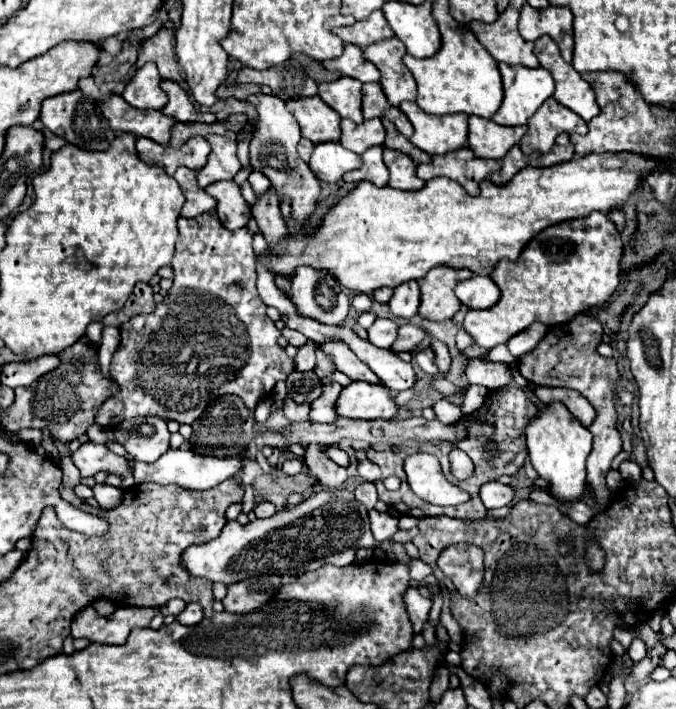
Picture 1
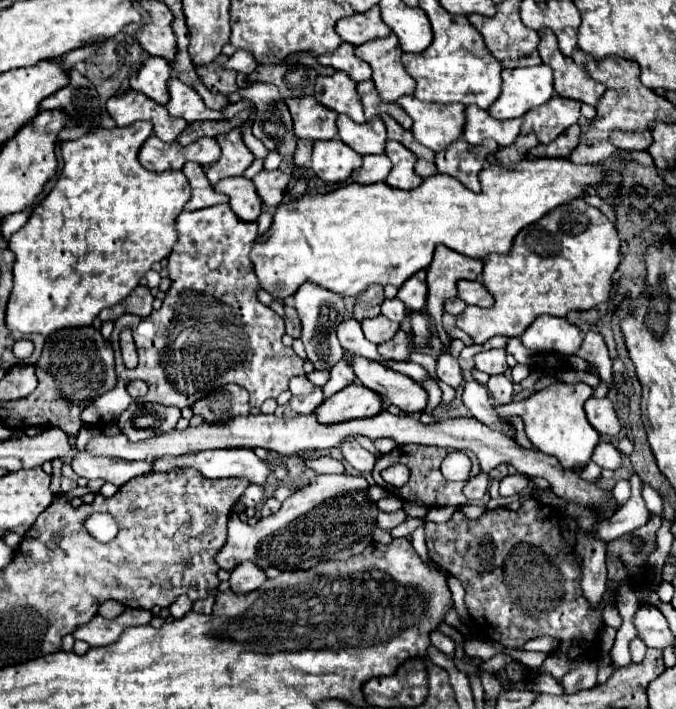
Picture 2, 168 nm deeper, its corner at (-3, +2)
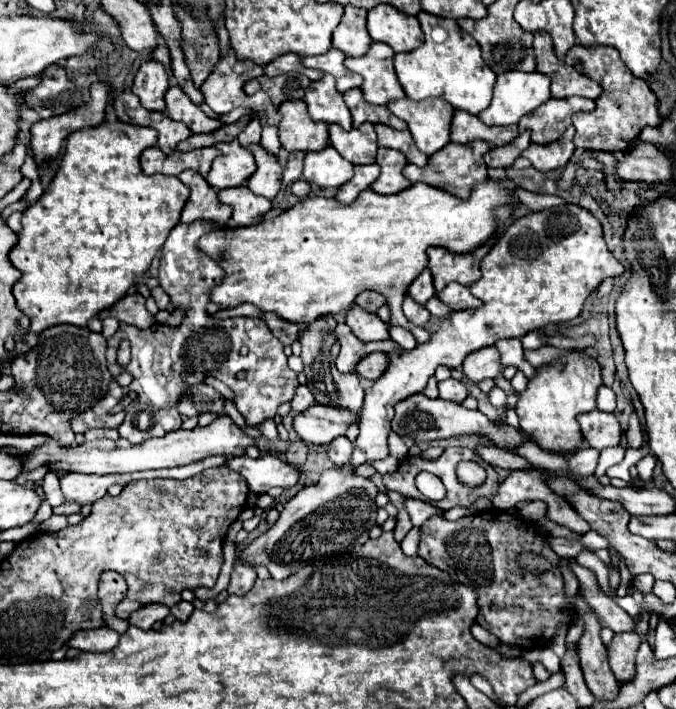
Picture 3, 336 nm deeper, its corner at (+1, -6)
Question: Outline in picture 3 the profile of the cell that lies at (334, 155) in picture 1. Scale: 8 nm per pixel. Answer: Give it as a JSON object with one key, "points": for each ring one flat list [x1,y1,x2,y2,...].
{"points":[[333,146,321,152,307,152,303,164,303,178,321,188,339,188,353,178,353,164,345,162]]}

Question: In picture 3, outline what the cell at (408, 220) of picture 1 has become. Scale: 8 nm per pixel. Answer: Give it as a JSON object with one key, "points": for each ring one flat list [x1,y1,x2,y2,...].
{"points":[[491,178,475,184,469,200,459,200,451,196,449,192,443,192,425,184,411,184,407,190,391,194,391,196,377,194,369,188,361,192,351,204,341,204,335,198,321,198,321,196,307,198,299,202,297,206,285,210,281,216,273,220,265,220,247,228,241,228,241,226,221,228,221,230,213,230,201,236,199,248,209,258,219,262,225,270,225,280,211,290,209,298,221,310,237,308,239,304,247,302,247,304,257,306,261,314,275,312,279,318,287,322,309,324,321,316,347,310,359,292,375,290,383,294,387,300,391,314,387,323,388,327,403,326,413,333,418,344,422,344,429,340,431,334,424,328,410,323,401,310,401,304,403,304,409,284,427,266,425,250,429,246,443,246,459,254,475,250,477,246,487,242,491,236,495,236,497,222,495,222,493,210,503,204,513,208,513,220,515,220,517,204,511,196,511,190]]}

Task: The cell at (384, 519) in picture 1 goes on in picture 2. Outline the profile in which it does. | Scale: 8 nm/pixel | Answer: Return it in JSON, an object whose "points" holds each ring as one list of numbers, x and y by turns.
{"points":[[401,508,397,512,391,512,391,514,385,514,385,512,379,512,377,516,377,526,385,532,391,532,395,526,399,526,401,522,407,520,407,512]]}

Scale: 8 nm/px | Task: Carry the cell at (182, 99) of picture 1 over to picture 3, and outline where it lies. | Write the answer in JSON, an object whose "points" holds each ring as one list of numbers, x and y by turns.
{"points":[[173,86,167,90,165,102,167,102,167,116,177,122,187,124,191,128,191,132,195,132,195,134,213,132,221,126,219,120,205,116,203,110,197,104,193,104,179,86]]}

